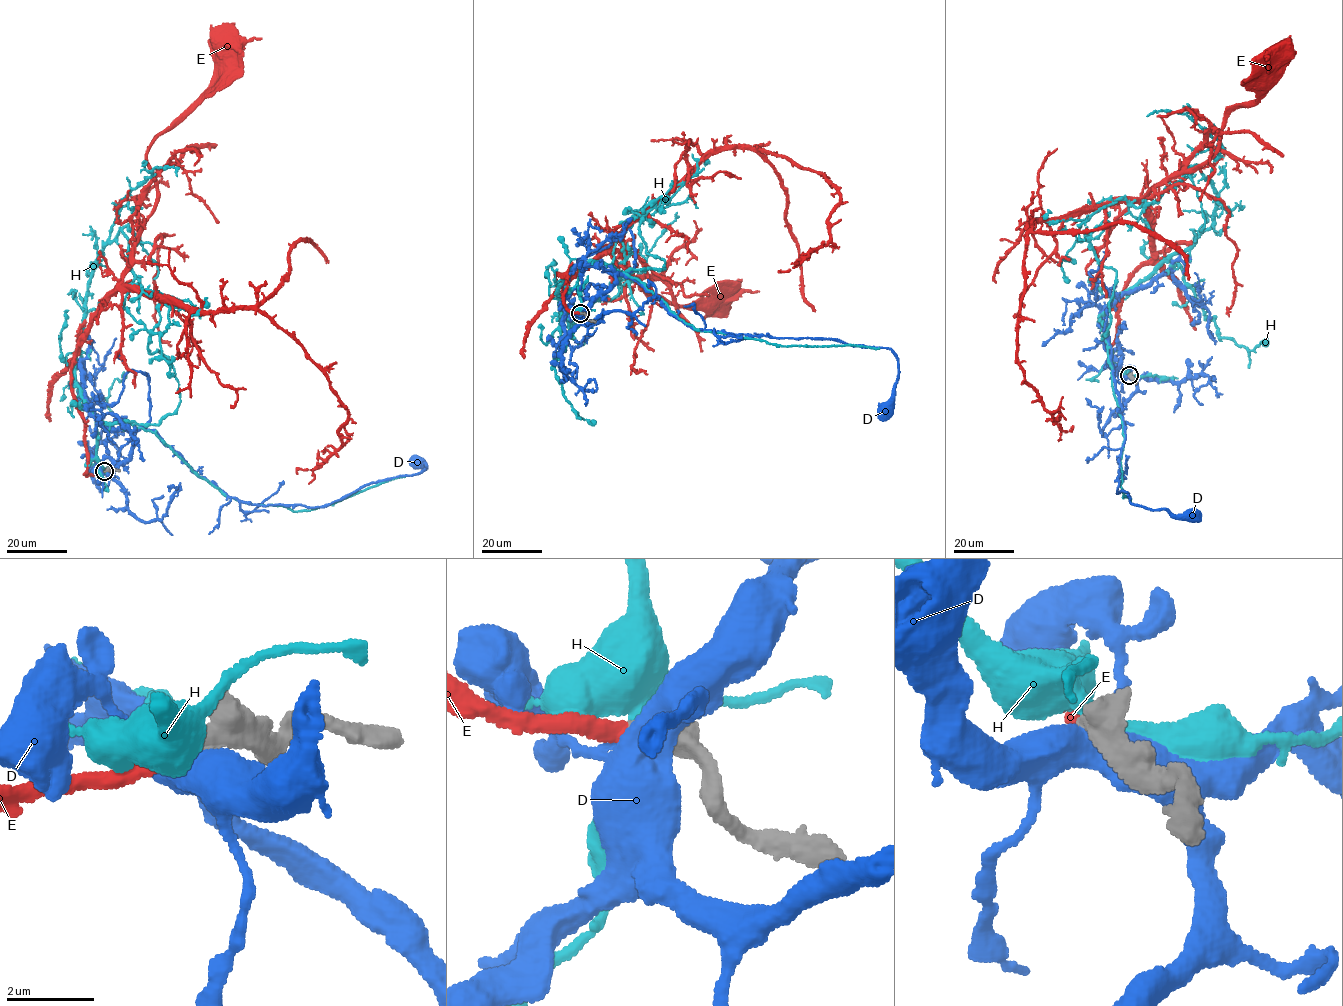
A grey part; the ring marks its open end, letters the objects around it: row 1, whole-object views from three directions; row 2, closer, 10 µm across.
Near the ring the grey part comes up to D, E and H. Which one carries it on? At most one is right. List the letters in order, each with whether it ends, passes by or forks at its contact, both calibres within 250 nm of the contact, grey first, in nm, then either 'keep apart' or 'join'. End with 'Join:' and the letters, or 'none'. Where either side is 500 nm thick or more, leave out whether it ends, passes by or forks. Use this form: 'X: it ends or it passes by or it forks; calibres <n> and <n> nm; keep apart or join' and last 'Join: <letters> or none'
D: it forks; calibres 460 and 440 nm; keep apart
E: it ends; calibres 400 and 360 nm; join
H: it passes by; calibres 480 and 380 nm; keep apart
Join: E

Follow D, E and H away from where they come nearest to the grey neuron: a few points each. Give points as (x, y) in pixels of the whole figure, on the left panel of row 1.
D: (104, 471), (129, 457), (141, 428), (229, 497), (260, 505), (326, 506), (426, 468), (414, 463)
E: (104, 471), (85, 472), (77, 342), (153, 208), (147, 150), (216, 78), (227, 38)
H: (104, 471), (95, 416), (75, 380), (88, 283), (104, 246), (122, 231), (131, 290), (190, 302), (203, 315)

